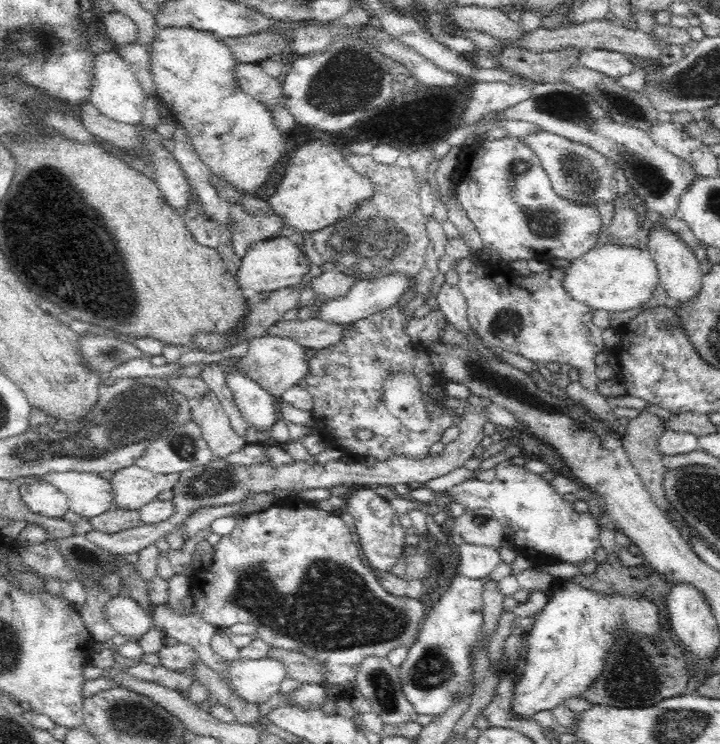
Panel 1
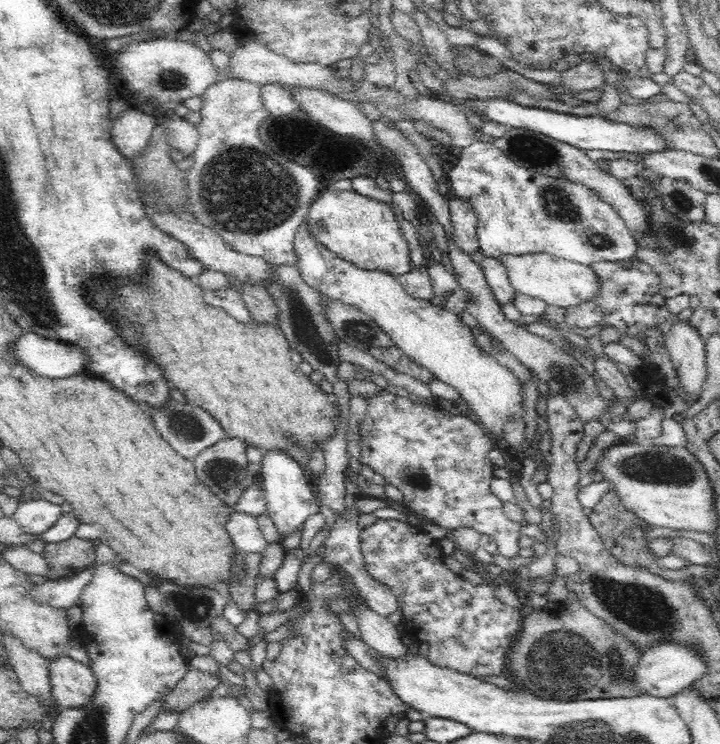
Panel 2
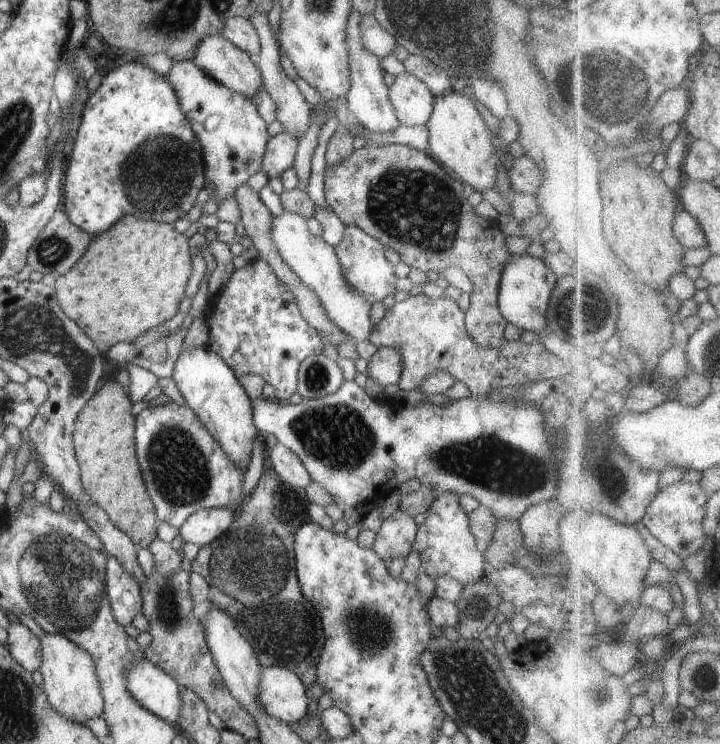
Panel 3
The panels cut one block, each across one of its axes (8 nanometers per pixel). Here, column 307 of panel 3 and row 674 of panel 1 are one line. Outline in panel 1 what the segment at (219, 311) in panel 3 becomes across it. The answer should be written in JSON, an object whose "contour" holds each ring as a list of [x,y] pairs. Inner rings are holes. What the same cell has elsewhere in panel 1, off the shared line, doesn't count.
{"contour":[[[290,497],[286,502],[282,502],[282,506],[278,503],[270,505],[267,510],[256,512],[244,516],[238,520],[236,527],[230,534],[220,538],[218,544],[214,546],[214,560],[210,566],[199,569],[199,573],[189,577],[190,579],[190,595],[188,599],[188,614],[200,615],[204,621],[210,623],[210,626],[223,630],[231,627],[233,624],[248,623],[256,627],[257,636],[267,642],[272,647],[284,648],[286,650],[297,650],[306,654],[308,657],[314,657],[323,668],[323,684],[338,684],[345,688],[345,692],[357,690],[356,674],[361,668],[363,661],[369,657],[378,657],[384,659],[394,648],[406,646],[410,648],[414,644],[421,622],[425,618],[424,606],[418,598],[410,598],[409,596],[394,596],[390,594],[381,584],[379,579],[374,575],[374,570],[360,557],[360,545],[358,544],[354,529],[347,526],[339,516],[335,516],[330,512],[320,510],[311,502],[300,502],[300,497]]]}

